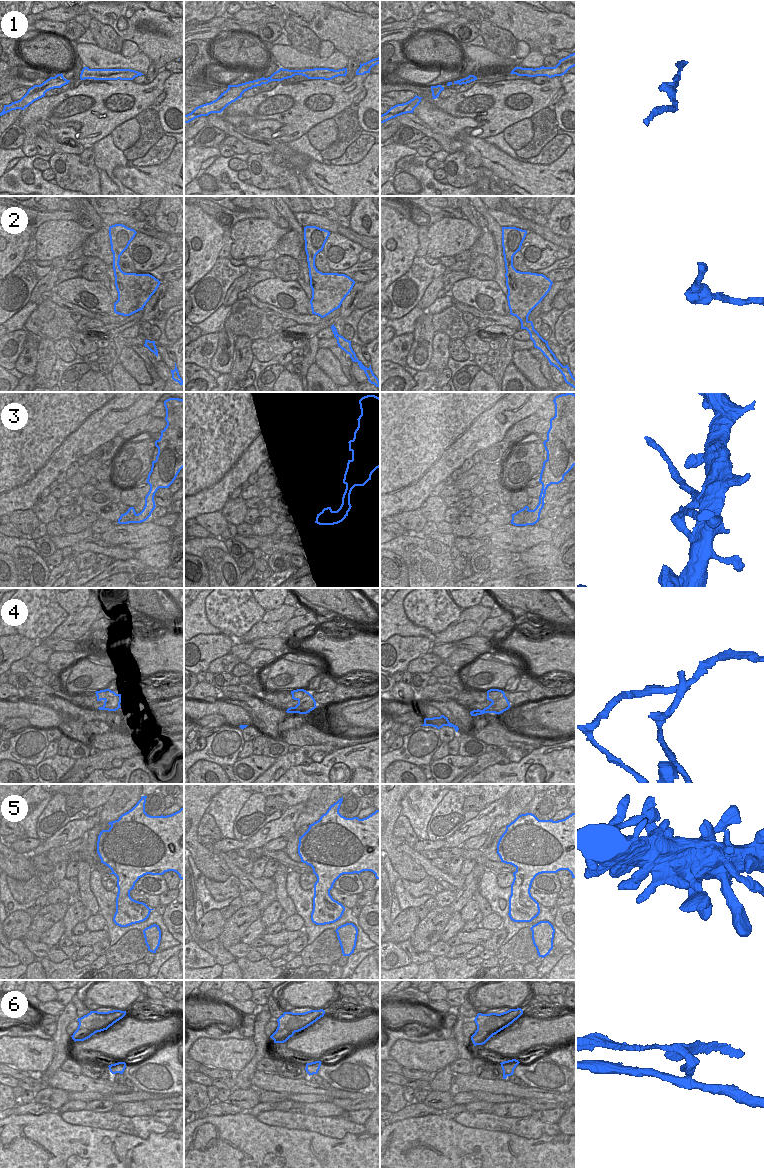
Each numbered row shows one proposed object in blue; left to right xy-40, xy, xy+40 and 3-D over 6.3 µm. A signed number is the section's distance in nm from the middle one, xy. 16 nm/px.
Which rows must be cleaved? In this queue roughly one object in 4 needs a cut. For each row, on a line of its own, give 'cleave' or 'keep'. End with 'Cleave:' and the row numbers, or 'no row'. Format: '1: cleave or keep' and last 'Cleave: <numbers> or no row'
1: keep
2: cleave
3: cleave
4: cleave
5: keep
6: cleave
Cleave: 2, 3, 4, 6

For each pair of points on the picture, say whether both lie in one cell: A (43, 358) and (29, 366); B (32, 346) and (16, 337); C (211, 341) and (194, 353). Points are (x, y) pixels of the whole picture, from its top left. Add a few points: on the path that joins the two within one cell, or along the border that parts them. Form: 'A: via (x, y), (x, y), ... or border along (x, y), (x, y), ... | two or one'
A: border along (40, 339), (36, 371), (33, 376) | two
B: border along (28, 332), (24, 347), (14, 363) | two
C: via (207, 341), (198, 349) | one

